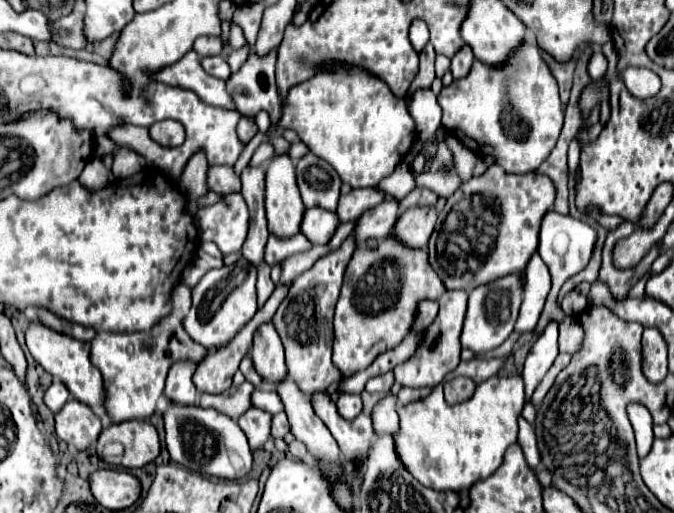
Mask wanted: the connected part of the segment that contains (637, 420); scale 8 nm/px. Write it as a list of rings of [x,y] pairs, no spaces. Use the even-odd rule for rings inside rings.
[[[629,404],[629,420],[635,430],[635,440],[637,440],[637,454],[639,458],[645,458],[651,450],[653,444],[653,420],[647,408],[639,404]]]

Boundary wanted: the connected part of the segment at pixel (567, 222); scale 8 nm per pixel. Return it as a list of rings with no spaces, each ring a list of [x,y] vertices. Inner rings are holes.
[[[549,210],[549,212],[543,216],[537,252],[541,254],[543,262],[547,264],[547,268],[549,268],[549,272],[551,272],[553,286],[551,286],[551,292],[549,292],[549,296],[547,296],[545,308],[543,308],[543,312],[541,312],[541,318],[539,318],[537,326],[535,326],[535,334],[537,334],[537,336],[541,336],[541,332],[545,330],[545,326],[547,326],[549,322],[557,322],[557,324],[559,324],[559,322],[567,316],[567,314],[561,310],[561,306],[557,306],[557,294],[559,294],[559,290],[561,290],[561,286],[563,286],[563,282],[565,282],[567,278],[571,278],[573,274],[581,272],[581,270],[587,266],[587,262],[589,262],[589,258],[591,258],[591,252],[593,252],[595,238],[597,238],[595,230],[593,230],[589,224],[585,224],[585,222],[573,218],[573,216],[563,216],[563,214],[557,214],[555,210]]]

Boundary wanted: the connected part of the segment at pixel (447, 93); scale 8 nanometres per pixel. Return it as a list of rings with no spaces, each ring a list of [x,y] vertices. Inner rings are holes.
[[[523,42],[523,46],[515,50],[515,58],[511,58],[507,66],[487,66],[485,62],[479,62],[475,58],[465,78],[453,80],[449,86],[443,86],[439,94],[439,106],[443,108],[441,124],[449,132],[453,132],[471,152],[475,152],[477,156],[491,156],[499,166],[503,166],[503,170],[515,174],[537,170],[557,144],[563,126],[563,108],[559,102],[557,80],[541,58],[539,46],[533,46],[529,42]]]

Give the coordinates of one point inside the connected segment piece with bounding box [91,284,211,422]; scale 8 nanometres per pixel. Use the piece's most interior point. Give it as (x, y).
(134, 366)

